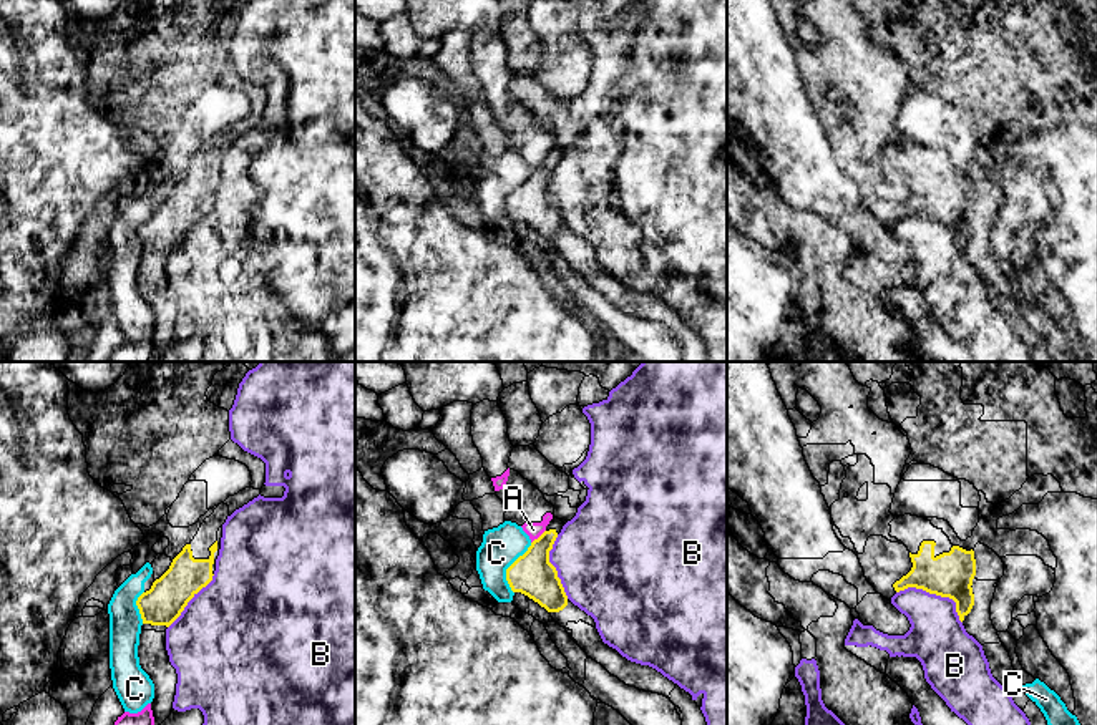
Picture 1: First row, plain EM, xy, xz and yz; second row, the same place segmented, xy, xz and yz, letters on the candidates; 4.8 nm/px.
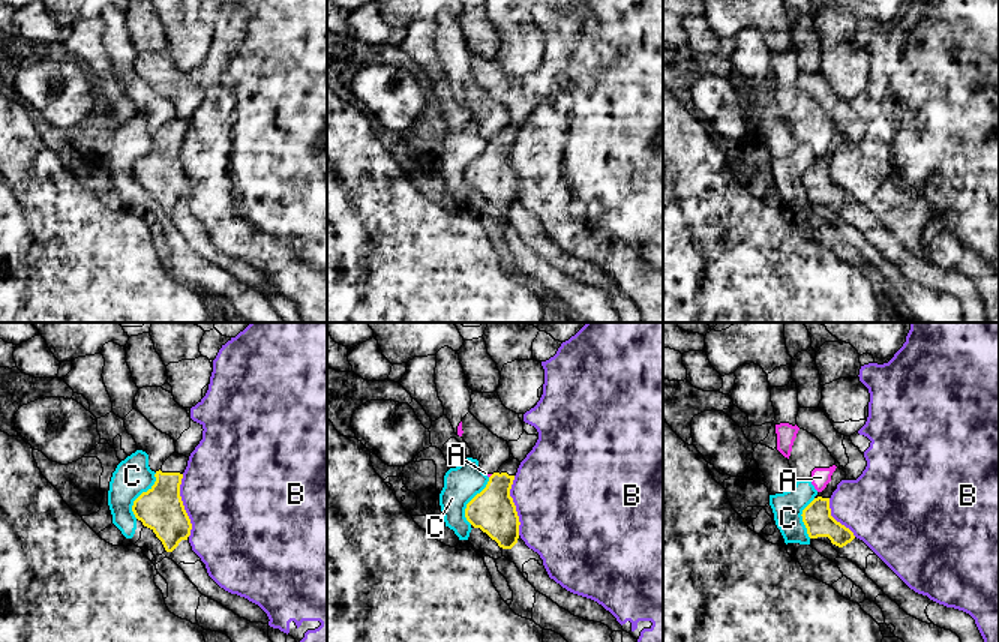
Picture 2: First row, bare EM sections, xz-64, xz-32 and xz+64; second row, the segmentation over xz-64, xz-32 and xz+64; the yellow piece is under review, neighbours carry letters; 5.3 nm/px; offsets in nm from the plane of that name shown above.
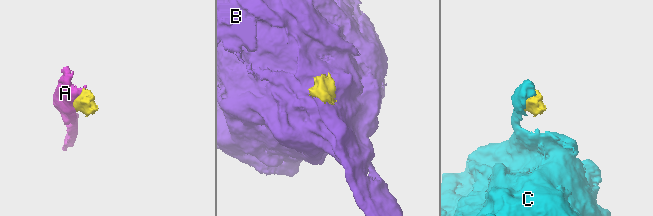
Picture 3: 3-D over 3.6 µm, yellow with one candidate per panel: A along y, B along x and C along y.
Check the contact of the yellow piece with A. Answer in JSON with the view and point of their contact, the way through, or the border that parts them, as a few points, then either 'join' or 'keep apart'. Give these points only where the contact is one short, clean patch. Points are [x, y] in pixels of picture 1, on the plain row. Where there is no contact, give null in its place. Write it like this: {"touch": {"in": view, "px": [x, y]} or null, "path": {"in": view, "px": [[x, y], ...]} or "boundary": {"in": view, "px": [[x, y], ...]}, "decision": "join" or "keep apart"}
{"touch": {"in": "xz", "px": [540, 165]}, "boundary": {"in": "xz", "px": [[545, 158], [531, 171]]}, "decision": "keep apart"}

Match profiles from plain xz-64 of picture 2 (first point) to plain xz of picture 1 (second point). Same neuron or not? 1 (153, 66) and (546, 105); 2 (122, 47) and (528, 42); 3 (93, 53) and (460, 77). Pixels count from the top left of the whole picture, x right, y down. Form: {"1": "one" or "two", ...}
{"1": "one", "2": "two", "3": "one"}

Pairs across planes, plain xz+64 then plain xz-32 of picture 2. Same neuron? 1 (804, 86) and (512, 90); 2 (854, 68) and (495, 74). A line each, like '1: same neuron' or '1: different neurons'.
1: same neuron
2: different neurons

